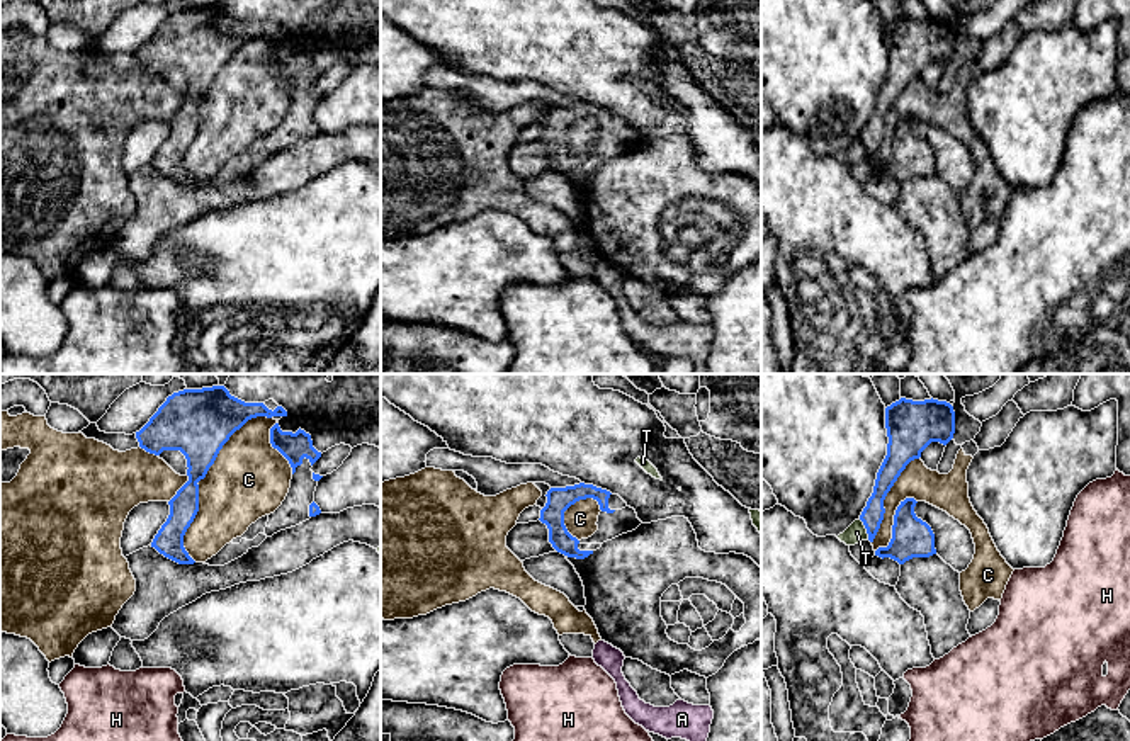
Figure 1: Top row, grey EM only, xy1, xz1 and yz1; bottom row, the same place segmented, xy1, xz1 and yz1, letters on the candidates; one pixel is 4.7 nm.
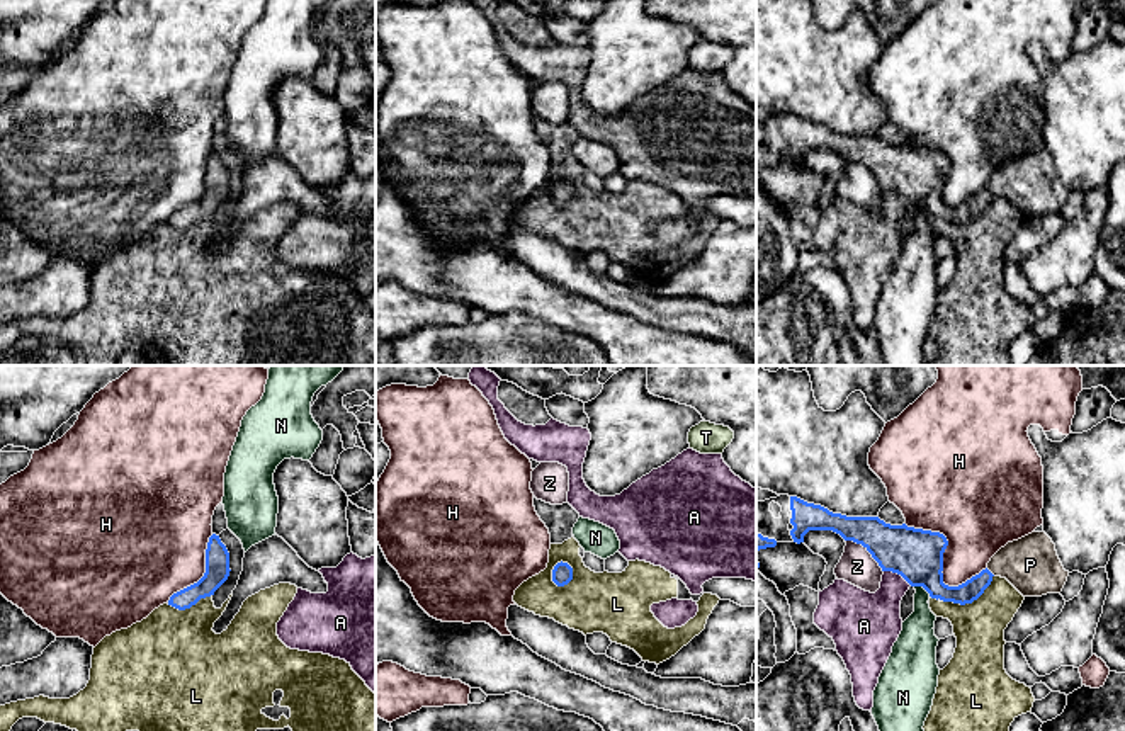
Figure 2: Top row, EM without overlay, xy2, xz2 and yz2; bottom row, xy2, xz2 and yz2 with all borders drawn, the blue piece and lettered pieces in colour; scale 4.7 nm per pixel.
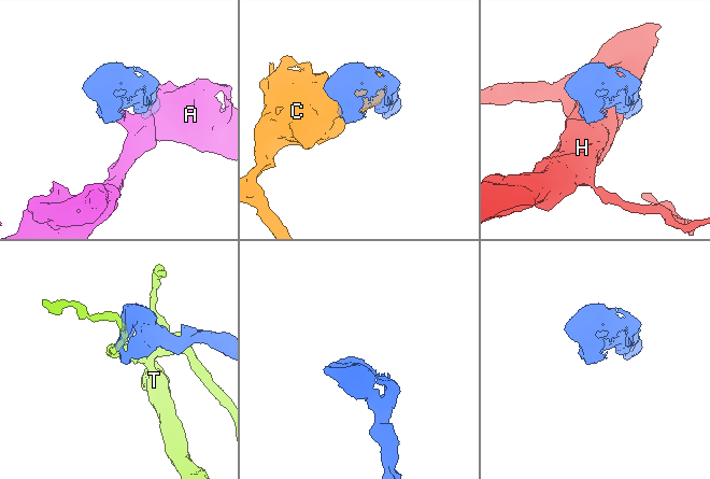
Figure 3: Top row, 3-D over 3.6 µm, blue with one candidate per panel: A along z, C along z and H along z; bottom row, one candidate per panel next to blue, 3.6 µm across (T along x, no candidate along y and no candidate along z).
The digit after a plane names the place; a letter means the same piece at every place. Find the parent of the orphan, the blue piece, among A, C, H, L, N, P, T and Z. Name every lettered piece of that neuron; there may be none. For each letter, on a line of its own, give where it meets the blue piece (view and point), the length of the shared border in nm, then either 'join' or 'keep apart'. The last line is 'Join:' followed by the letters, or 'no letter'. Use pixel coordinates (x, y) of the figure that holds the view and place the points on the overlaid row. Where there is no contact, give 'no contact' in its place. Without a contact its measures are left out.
A: meets blue in yz2 at (898, 573); contact 150 nm long; keep apart
C: meets blue in xy1 at (201, 478); contact 800 nm long; keep apart
H: meets blue in yz2 at (942, 561); contact 440 nm long; keep apart
L: meets blue in xz2 at (553, 573); contact 140 nm long; keep apart
N: meets blue in yz2 at (923, 587); contact 90 nm long; keep apart
P: meets blue in yz2 at (989, 572); contact 60 nm long; join
T: meets blue in yz1 at (865, 527); contact 110 nm long; keep apart
Z: meets blue in yz2 at (867, 549); contact 240 nm long; keep apart
Join: P

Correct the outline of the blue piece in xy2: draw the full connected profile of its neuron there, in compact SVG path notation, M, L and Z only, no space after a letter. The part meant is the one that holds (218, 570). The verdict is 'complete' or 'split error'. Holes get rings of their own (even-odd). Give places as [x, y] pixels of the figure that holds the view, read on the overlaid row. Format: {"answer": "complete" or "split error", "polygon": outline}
{"answer": "complete", "polygon": "M212 534L206 549L204 576L197 583L173 593L168 605L178 610L190 609L201 598L214 595L214 592L228 580L229 571L229 552L219 536Z"}

